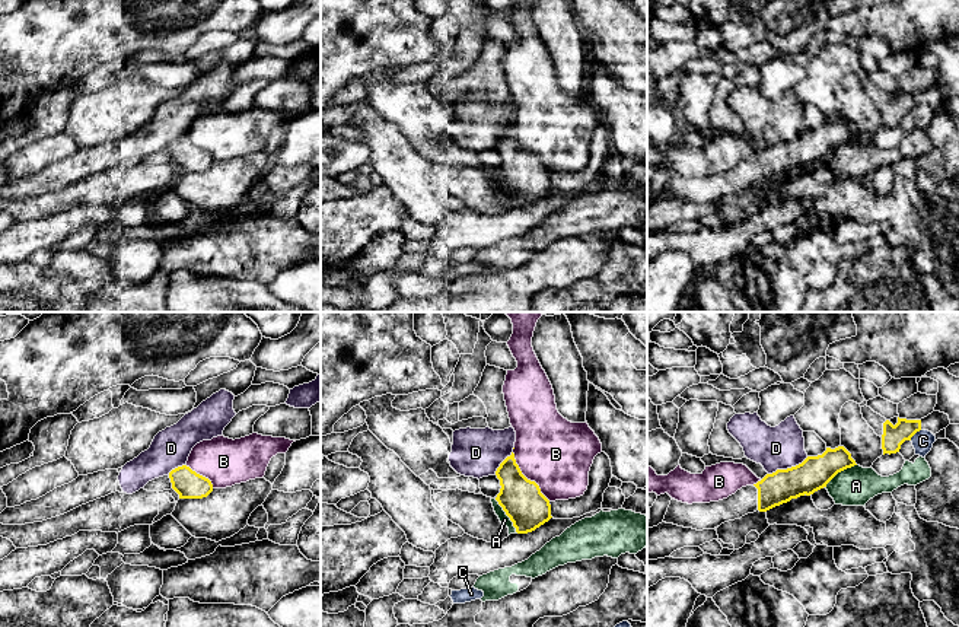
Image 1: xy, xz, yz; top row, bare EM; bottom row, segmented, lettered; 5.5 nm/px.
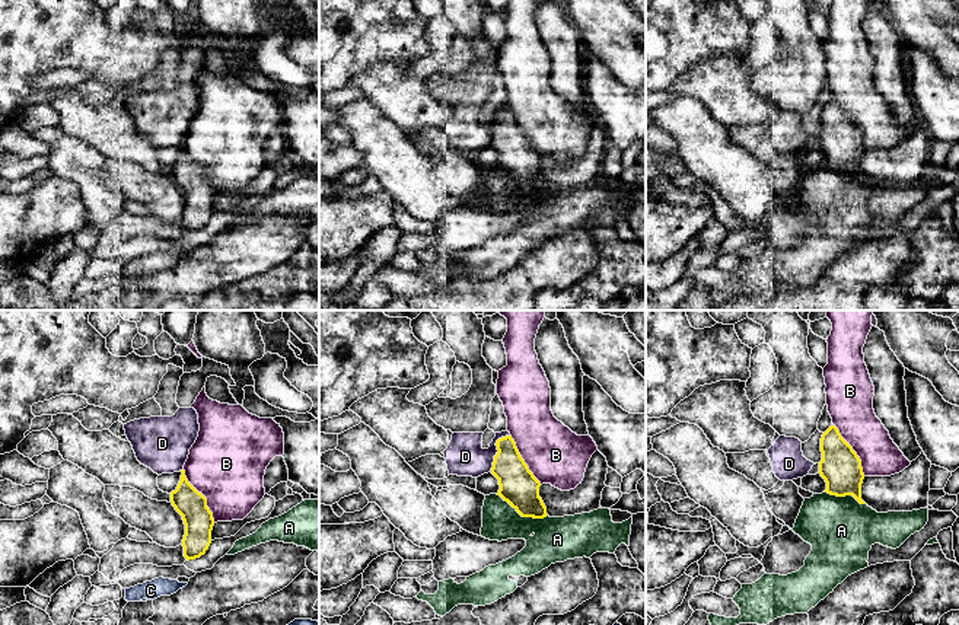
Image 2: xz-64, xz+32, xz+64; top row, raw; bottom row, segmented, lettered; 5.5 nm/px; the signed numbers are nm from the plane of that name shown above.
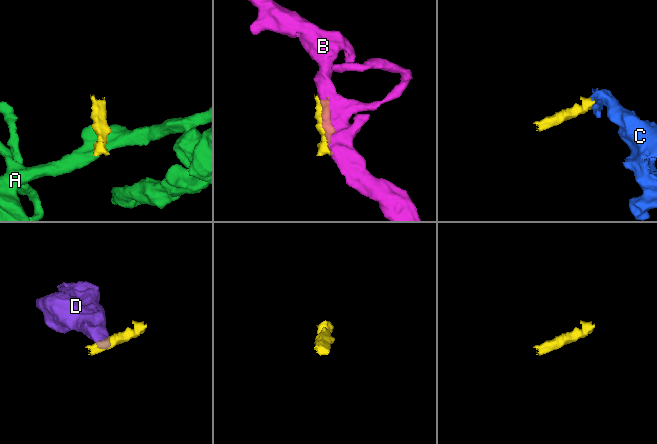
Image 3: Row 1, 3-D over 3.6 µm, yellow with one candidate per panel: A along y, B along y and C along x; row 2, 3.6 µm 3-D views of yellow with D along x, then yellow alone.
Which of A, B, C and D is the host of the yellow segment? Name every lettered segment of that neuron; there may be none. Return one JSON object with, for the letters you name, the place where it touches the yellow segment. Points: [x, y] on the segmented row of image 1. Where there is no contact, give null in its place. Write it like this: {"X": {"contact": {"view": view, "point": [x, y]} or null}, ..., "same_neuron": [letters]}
{"same_neuron": []}

